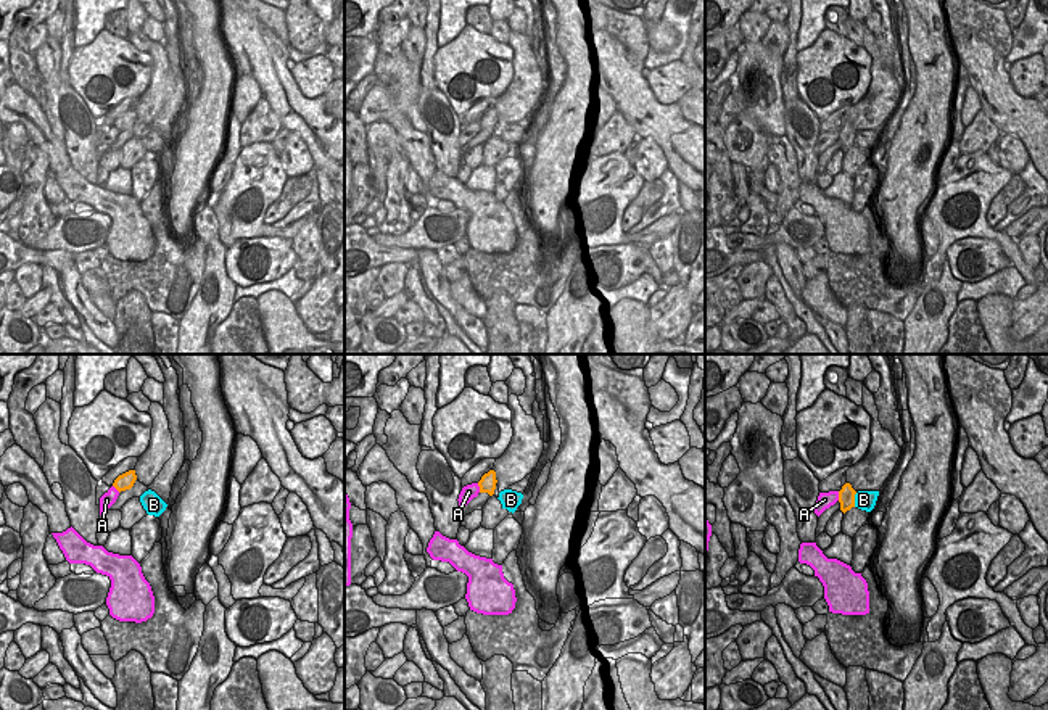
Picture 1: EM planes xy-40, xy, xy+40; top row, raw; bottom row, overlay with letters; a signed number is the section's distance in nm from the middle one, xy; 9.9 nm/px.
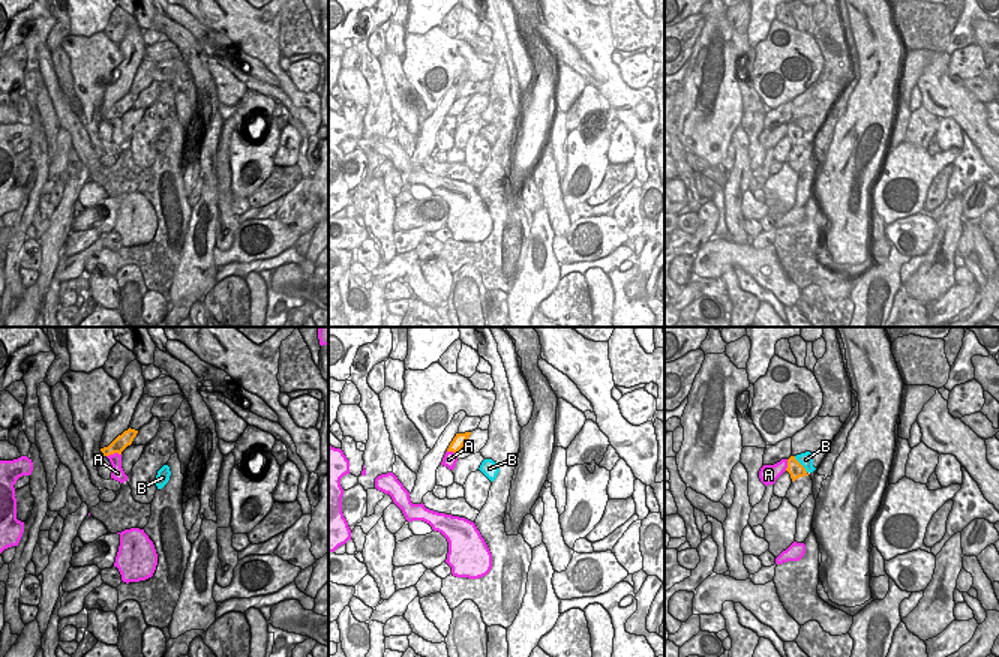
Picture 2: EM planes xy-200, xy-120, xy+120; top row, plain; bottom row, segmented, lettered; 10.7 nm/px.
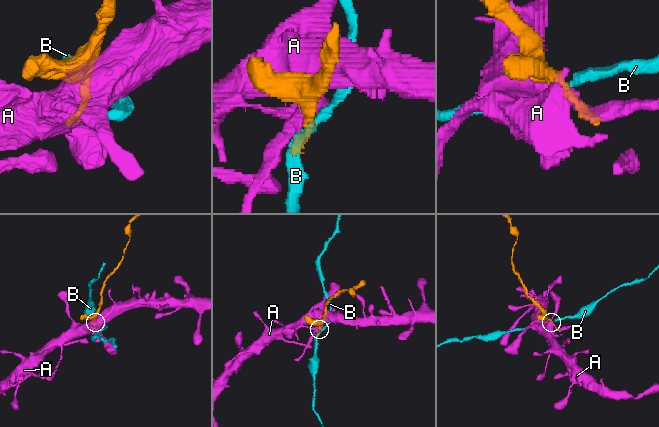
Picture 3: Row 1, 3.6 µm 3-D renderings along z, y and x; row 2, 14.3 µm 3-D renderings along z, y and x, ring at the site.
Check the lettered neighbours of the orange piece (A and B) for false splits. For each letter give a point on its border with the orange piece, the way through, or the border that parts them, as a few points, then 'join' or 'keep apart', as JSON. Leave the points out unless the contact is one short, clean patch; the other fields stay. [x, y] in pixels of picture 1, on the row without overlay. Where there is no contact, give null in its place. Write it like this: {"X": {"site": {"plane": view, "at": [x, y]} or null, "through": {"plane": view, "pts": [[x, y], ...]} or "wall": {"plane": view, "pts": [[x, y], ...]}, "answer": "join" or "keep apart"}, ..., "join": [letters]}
{"A": {"site": {"plane": "xy", "at": [480, 127]}, "answer": "keep apart"}, "B": {"site": {"plane": "xy+40", "at": [854, 139]}, "wall": {"plane": "xy+40", "pts": [[857, 132], [854, 145]]}, "answer": "keep apart"}, "join": []}

